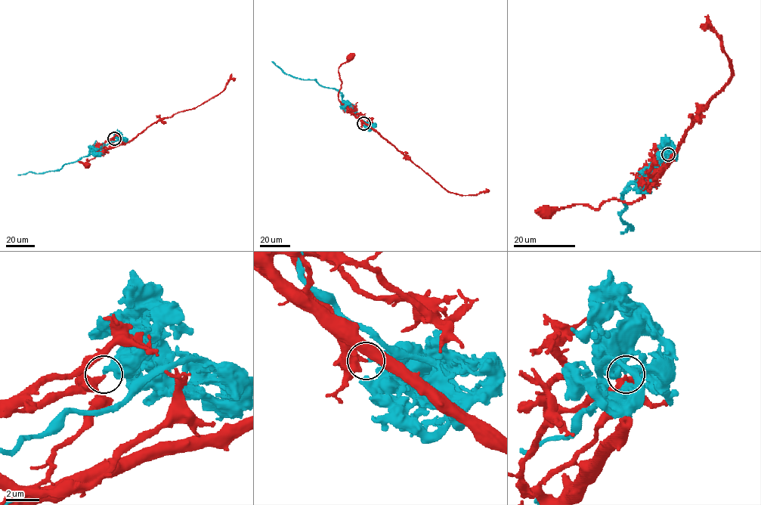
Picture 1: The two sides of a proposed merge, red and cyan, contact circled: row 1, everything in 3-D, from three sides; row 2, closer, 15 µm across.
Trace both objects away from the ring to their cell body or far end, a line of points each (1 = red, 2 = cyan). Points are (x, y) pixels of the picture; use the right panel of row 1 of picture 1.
1: (668, 154), (654, 162), (649, 187), (637, 201), (607, 199), (595, 209), (586, 204), (572, 204), (546, 211)
2: (668, 154), (625, 190), (627, 206), (620, 215), (633, 230), (621, 233)

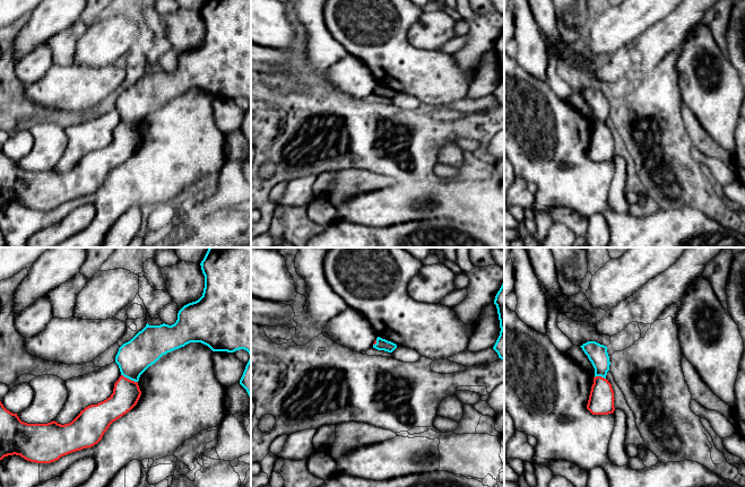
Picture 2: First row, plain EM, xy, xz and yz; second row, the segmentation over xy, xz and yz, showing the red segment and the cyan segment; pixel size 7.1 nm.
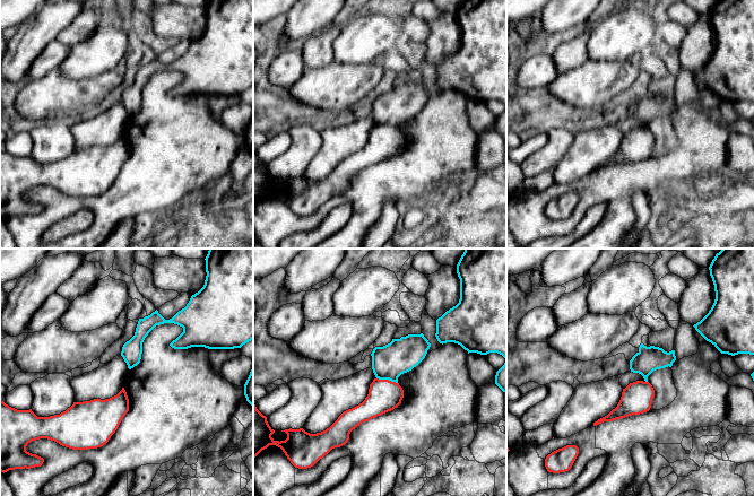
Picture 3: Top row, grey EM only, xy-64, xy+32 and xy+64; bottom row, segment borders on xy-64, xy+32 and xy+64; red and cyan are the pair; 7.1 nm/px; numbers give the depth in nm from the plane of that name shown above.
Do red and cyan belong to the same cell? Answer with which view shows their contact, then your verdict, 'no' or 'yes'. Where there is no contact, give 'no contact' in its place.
meets red in xy; no

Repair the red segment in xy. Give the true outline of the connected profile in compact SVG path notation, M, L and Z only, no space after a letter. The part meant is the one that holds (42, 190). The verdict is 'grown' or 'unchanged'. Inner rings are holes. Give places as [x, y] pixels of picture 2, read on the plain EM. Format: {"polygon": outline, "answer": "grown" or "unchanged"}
{"polygon": "M123 122L113 140L97 151L86 154L69 171L27 171L7 157L0 148L0 207L20 202L27 208L51 210L69 200L97 191L110 172L130 158L141 142L138 129Z", "answer": "unchanged"}

